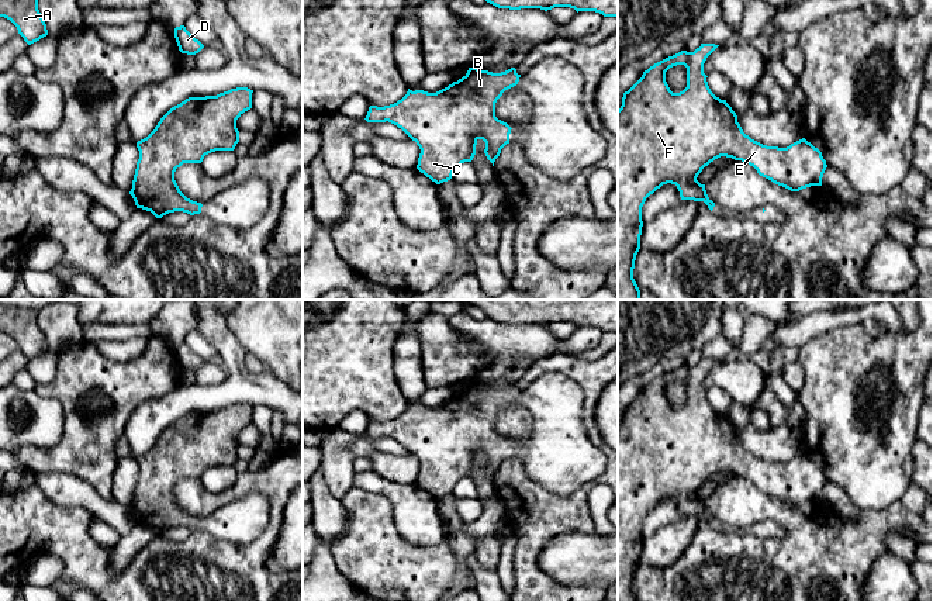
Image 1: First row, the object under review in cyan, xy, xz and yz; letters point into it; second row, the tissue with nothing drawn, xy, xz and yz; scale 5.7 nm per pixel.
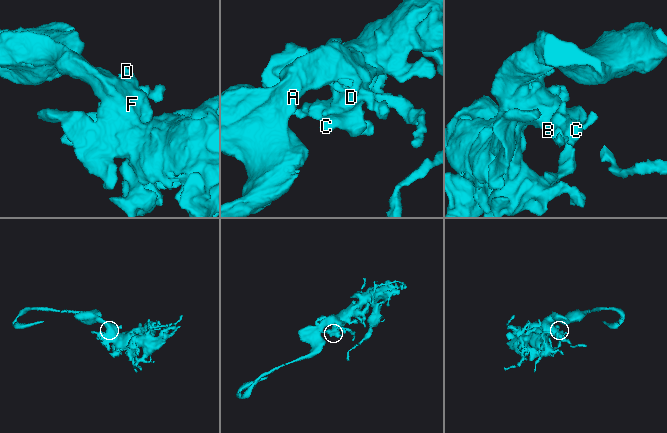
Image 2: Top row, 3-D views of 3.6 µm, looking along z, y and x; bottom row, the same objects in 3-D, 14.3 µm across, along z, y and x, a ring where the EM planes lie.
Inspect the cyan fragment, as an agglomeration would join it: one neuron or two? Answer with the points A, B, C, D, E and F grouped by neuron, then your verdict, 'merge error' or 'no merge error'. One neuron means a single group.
A B C D E F; no merge error

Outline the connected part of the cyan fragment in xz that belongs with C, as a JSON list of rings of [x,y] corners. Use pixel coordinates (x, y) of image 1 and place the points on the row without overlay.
[[[469,383],[467,388],[448,403],[428,408],[410,405],[394,419],[370,421],[367,438],[391,438],[401,443],[421,464],[417,484],[436,500],[452,494],[453,487],[464,477],[471,477],[478,455],[485,457],[484,469],[493,479],[501,464],[509,459],[511,442],[495,432],[495,418],[502,408],[518,400],[521,390],[515,383],[501,388],[493,388]]]

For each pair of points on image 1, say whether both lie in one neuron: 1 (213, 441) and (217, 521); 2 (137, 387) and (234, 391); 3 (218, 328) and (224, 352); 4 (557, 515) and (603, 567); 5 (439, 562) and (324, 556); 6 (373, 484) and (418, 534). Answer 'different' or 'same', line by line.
1: same
2: different
3: same
4: different
5: different
6: same

